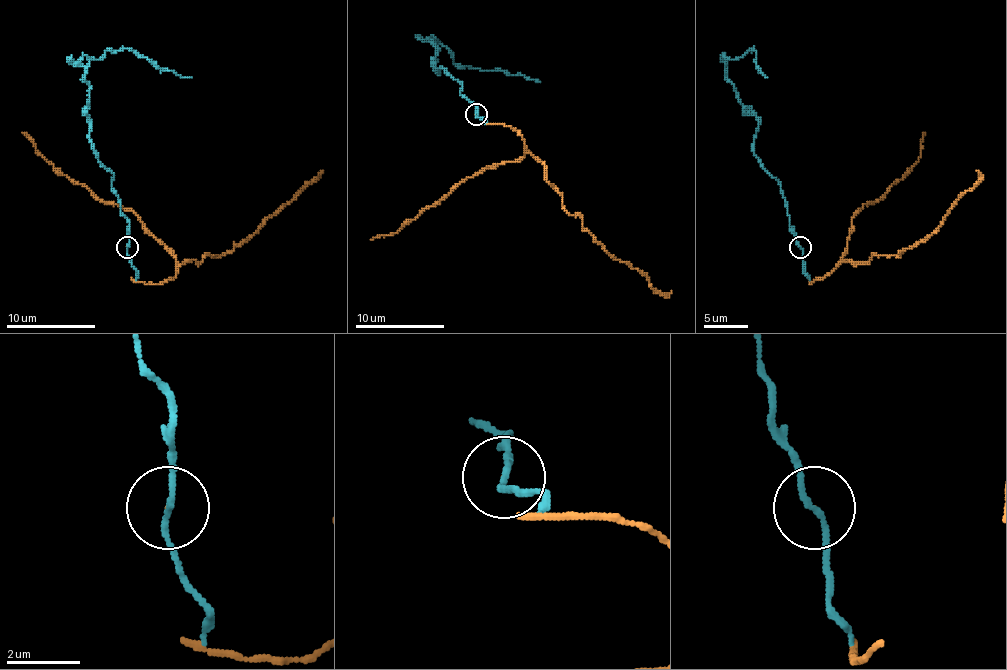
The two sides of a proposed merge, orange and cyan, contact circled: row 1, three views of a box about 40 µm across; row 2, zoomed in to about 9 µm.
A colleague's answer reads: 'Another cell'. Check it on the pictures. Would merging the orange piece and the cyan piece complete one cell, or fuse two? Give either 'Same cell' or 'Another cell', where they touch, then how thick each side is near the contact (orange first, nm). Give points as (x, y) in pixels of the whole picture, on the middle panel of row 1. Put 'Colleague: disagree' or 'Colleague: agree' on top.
Colleague: agree
Another cell. Place: (476, 114). Thickness 20 nm (orange) against 140 nm

